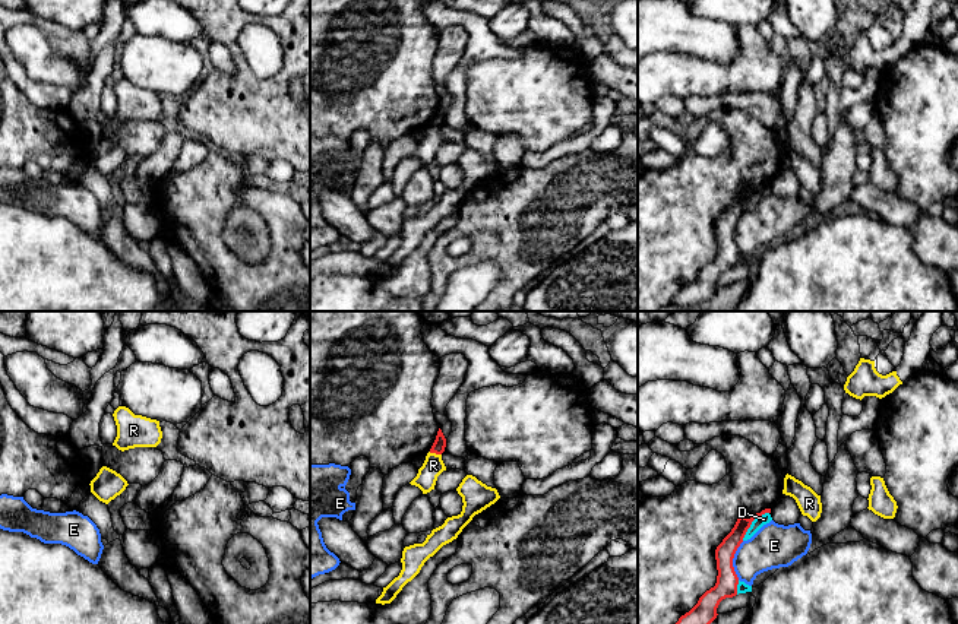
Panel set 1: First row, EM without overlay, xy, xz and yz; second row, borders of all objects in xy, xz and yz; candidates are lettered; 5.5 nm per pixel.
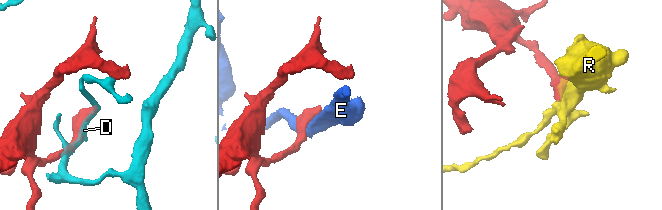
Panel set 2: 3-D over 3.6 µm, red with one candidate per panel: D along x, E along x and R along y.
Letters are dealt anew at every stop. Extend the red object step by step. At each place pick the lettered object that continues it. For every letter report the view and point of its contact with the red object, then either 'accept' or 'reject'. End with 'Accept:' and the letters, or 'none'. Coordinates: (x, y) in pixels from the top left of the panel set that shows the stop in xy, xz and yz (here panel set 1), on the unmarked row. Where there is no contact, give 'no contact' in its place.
D: contact yz (751, 196); reject
E: contact yz (732, 233); reject
R: contact xz (435, 124); reject
Accept: none

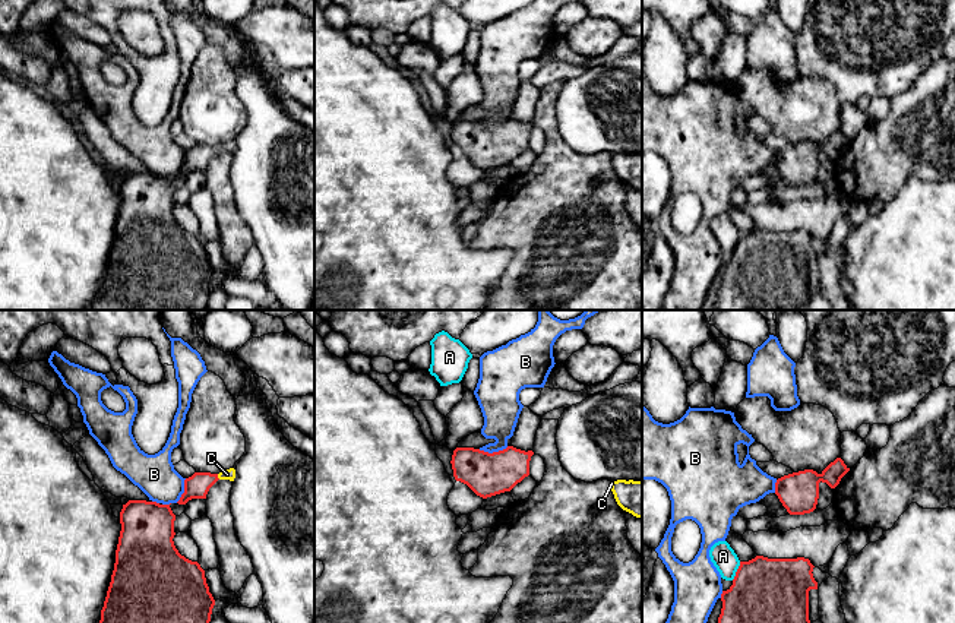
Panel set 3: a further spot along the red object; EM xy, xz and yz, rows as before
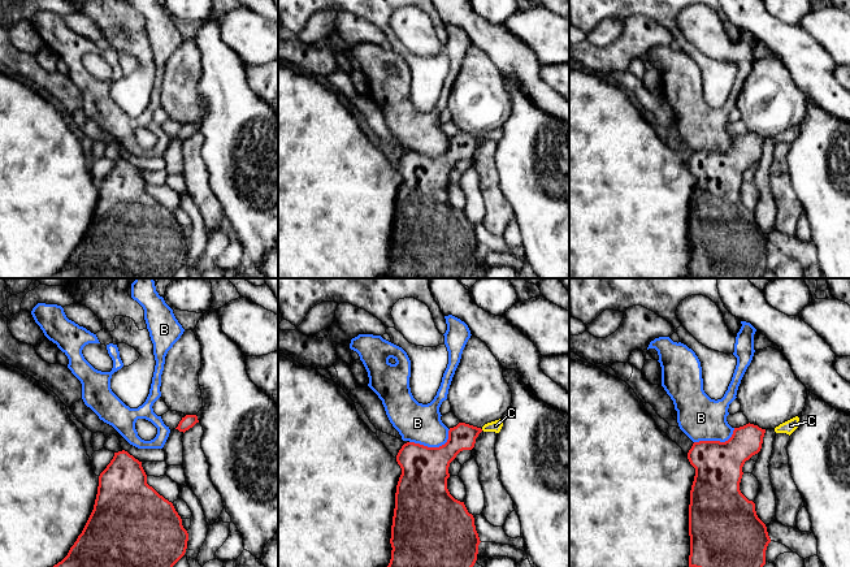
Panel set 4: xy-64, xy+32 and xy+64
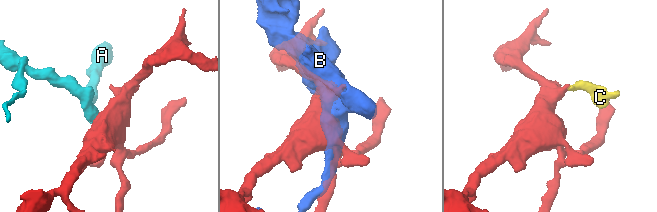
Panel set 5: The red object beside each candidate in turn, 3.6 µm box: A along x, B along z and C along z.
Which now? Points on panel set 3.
A: contact yz (737, 243); reject
B: contact xz (493, 125); reject
C: contact xy (217, 149); accept
Accept: C

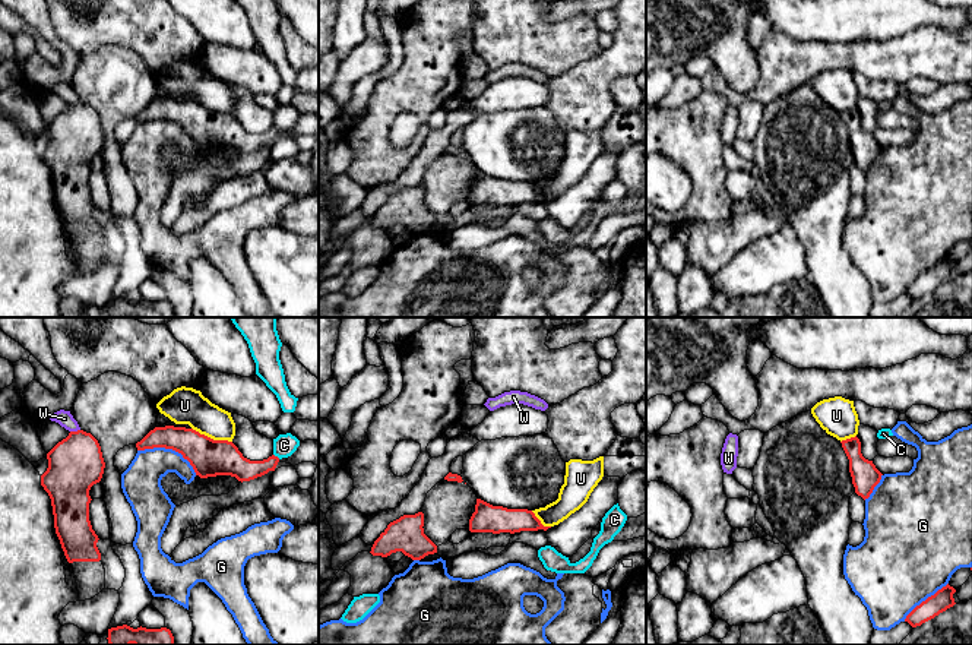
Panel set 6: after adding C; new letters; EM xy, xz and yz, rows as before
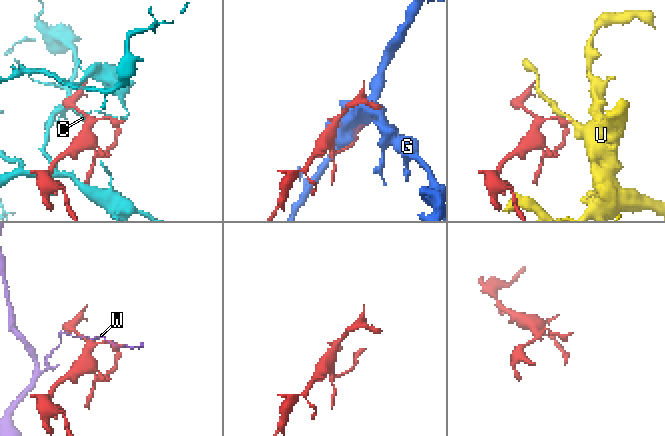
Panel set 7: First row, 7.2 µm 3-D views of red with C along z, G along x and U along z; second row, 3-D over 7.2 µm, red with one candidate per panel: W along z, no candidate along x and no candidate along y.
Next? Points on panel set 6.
C: contact xy (276, 129); reject
G: contact xy (170, 120); reject
U: contact xy (212, 111); reject
W: contact xy (75, 104); reject
Accept: none

